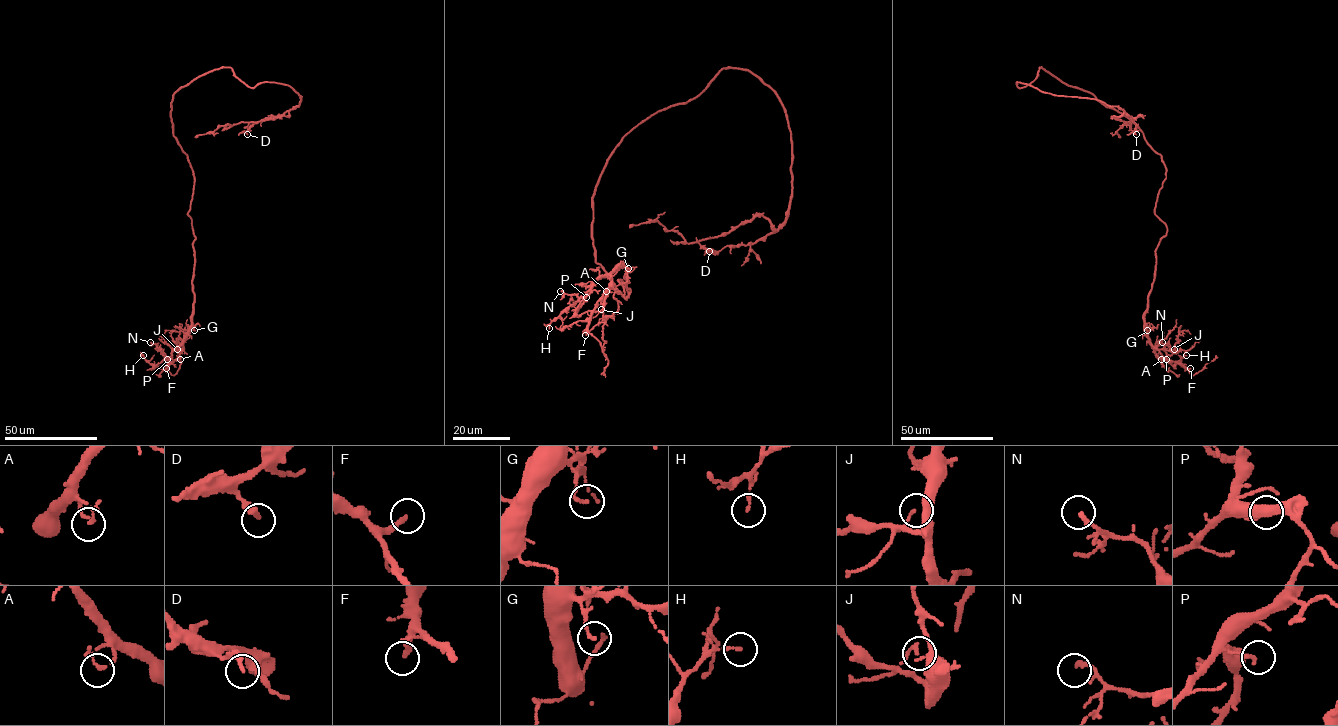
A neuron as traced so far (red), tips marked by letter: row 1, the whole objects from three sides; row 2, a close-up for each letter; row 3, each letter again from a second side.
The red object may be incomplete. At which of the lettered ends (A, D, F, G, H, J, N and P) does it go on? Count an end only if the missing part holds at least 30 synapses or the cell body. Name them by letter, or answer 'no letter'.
F

